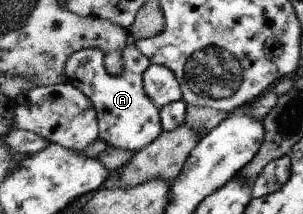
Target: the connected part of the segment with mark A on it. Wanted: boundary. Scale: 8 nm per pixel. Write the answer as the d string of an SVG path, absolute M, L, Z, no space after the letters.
M131 40L123 50L123 61L123 73L119 77L111 76L104 68L104 53L100 49L85 48L77 50L66 61L67 74L70 77L70 82L91 100L97 114L99 137L104 139L109 146L137 153L143 146L149 145L164 129L160 118L160 108L149 99L142 84L142 75L152 63L135 47Z

